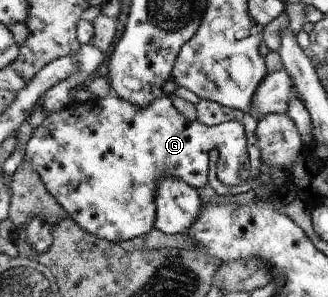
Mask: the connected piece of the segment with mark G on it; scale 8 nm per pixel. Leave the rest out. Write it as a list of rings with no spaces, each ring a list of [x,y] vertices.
[[[110,93],[106,97],[85,102],[73,100],[62,111],[47,114],[27,143],[24,162],[28,162],[39,173],[46,189],[68,211],[68,215],[74,217],[78,225],[82,225],[82,229],[99,238],[119,243],[152,231],[156,195],[162,178],[174,176],[196,190],[205,188],[209,183],[209,155],[220,143],[228,149],[230,145],[242,147],[246,177],[251,175],[248,137],[241,123],[222,122],[209,126],[197,119],[186,119],[166,94],[142,108]]]

